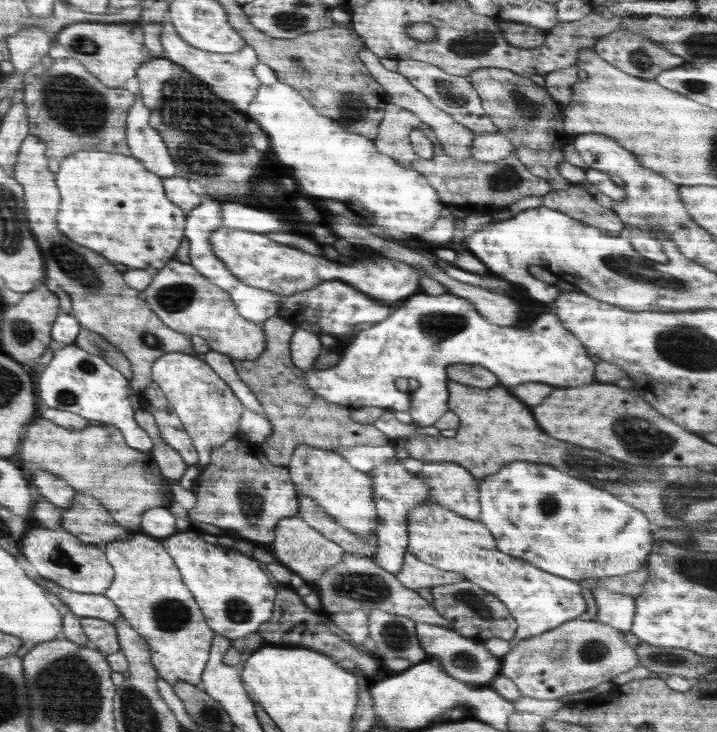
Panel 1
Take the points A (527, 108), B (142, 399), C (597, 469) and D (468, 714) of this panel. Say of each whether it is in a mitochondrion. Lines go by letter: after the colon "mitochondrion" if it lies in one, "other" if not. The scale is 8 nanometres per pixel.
A: mitochondrion
B: other
C: mitochondrion
D: other

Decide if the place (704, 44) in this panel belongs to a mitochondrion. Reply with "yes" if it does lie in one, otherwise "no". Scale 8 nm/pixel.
yes

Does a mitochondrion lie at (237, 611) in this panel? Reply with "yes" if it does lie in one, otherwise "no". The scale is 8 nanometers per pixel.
yes

